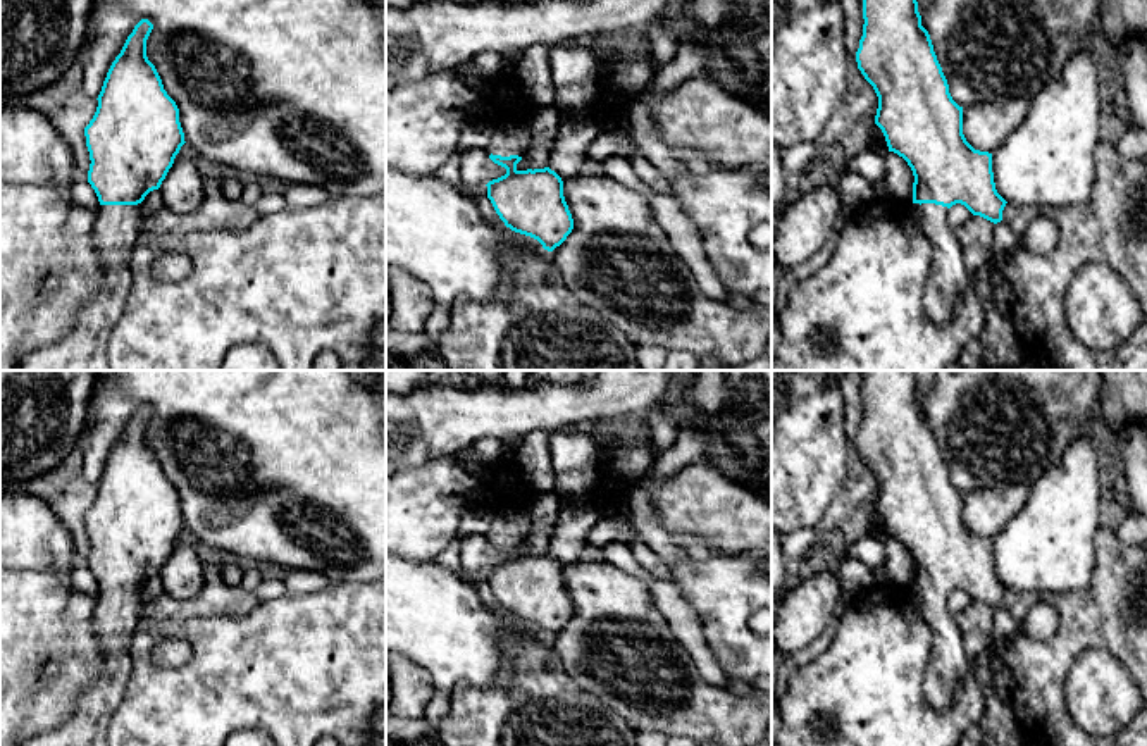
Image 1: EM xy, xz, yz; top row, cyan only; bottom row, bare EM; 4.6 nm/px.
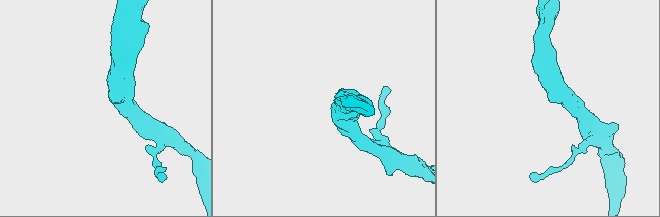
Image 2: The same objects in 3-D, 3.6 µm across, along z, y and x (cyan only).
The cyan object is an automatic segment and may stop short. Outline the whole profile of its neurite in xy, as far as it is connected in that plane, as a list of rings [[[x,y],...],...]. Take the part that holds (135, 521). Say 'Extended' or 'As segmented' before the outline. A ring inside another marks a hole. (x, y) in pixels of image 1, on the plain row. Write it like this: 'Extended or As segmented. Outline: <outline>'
Extended. Outline: [[[141,405],[112,448],[98,493],[84,513],[90,538],[88,569],[100,587],[100,600],[91,615],[95,634],[103,653],[103,674],[78,699],[71,718],[57,730],[36,736],[24,746],[107,746],[107,722],[121,705],[131,679],[131,636],[141,619],[145,582],[158,575],[184,527],[179,494],[164,476],[155,451],[146,443],[146,426],[153,415]]]

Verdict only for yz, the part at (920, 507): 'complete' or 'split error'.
split error

